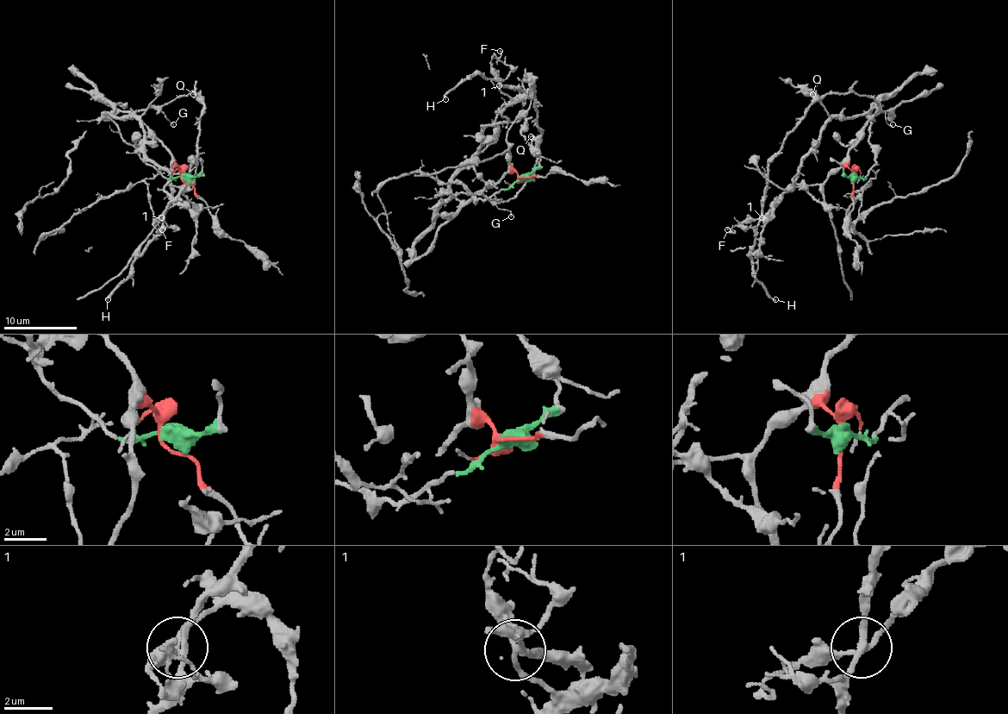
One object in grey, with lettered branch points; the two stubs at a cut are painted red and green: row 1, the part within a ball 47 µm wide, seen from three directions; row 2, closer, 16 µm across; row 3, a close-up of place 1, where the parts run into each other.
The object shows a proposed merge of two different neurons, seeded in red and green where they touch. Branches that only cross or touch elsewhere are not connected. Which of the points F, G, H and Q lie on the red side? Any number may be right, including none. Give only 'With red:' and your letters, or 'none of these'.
With red: G, H, Q

